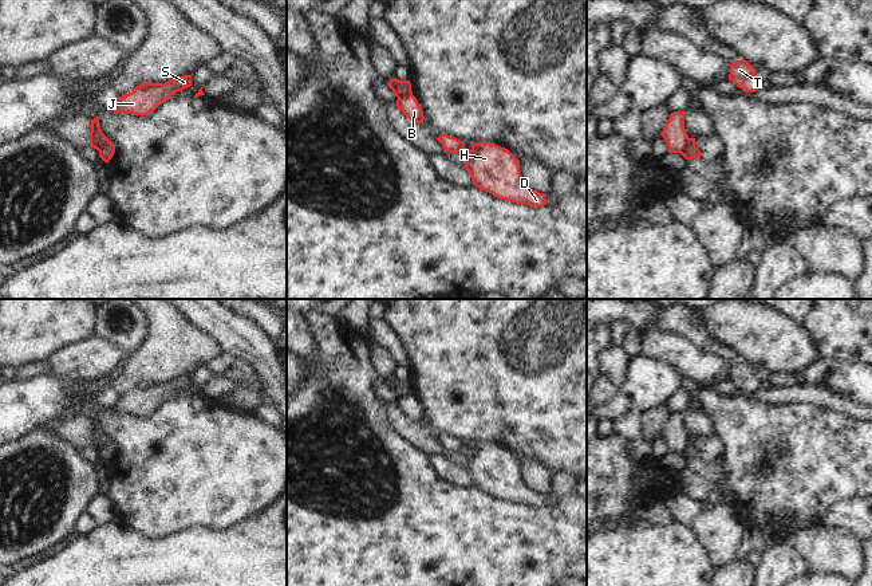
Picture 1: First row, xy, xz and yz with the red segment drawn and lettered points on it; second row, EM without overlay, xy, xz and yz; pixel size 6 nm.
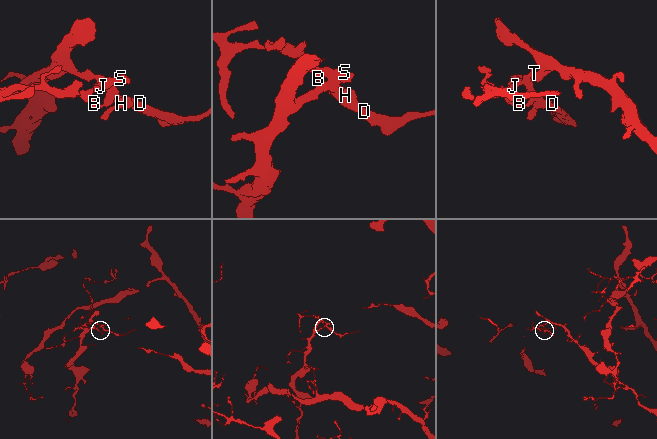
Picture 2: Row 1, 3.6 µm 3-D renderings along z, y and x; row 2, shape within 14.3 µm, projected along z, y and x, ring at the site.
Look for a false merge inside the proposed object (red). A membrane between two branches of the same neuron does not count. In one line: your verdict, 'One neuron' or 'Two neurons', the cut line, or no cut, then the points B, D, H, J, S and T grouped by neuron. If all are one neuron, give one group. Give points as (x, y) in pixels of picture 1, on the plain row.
Two neurons. Split along yz (689, 439), (681, 453). Groups: B D H T / J S.

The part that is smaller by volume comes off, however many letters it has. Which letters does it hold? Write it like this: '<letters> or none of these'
J, S

